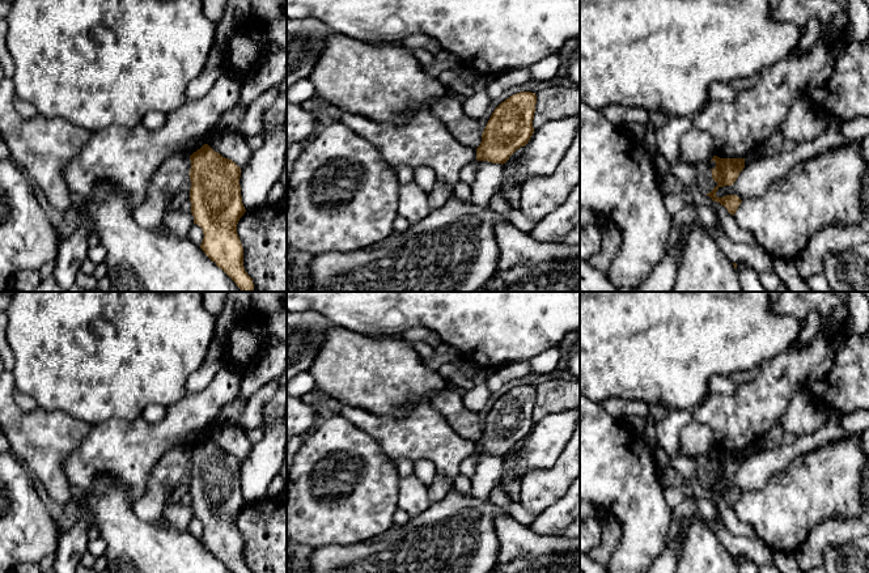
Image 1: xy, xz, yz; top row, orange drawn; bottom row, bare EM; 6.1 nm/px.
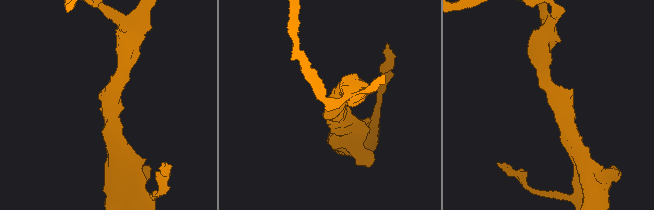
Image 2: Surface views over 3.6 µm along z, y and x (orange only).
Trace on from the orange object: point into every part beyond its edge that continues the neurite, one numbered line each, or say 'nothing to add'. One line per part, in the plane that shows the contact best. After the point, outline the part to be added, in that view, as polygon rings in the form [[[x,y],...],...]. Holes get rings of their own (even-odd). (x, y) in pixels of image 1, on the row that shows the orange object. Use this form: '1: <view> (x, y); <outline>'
nothing to add

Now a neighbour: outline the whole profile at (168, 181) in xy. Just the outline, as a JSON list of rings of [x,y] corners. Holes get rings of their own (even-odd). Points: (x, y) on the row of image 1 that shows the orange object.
[[[182,154],[165,160],[154,173],[145,199],[133,209],[133,220],[144,229],[165,233],[164,216],[171,199],[181,191],[190,174],[191,161]]]

